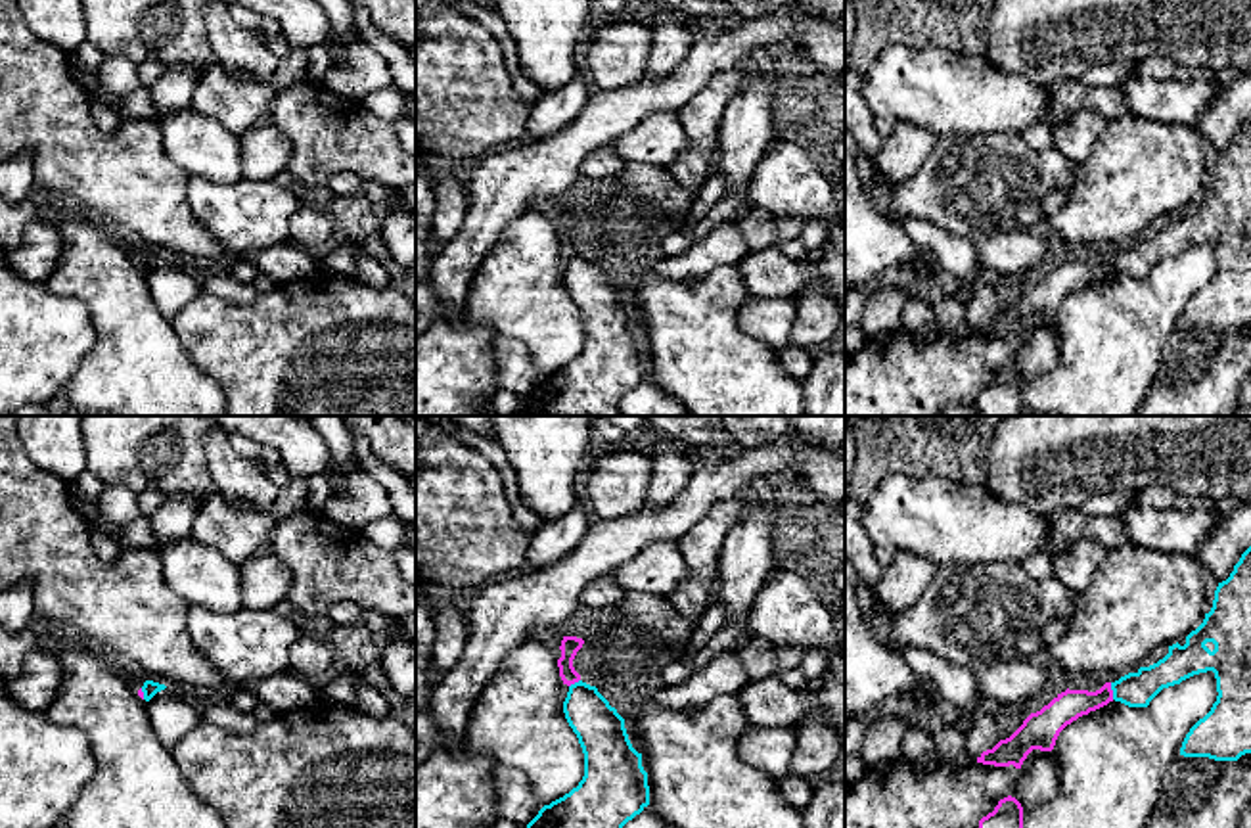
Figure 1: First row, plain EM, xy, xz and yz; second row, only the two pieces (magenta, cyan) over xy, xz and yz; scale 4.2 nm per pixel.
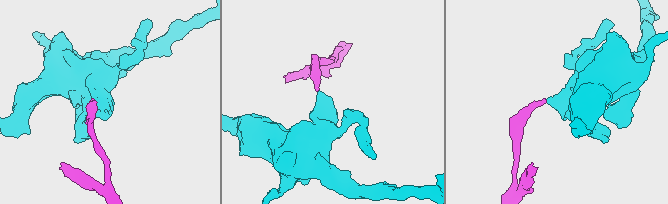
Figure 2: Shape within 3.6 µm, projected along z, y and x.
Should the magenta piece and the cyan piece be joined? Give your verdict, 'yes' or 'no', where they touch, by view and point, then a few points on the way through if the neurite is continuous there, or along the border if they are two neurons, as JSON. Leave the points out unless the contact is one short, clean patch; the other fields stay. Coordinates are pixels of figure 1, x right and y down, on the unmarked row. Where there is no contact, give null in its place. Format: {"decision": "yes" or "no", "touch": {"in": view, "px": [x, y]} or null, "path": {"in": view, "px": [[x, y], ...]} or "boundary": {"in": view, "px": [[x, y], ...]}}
{"decision": "no", "touch": {"in": "yz", "px": [1112, 261]}, "boundary": {"in": "yz", "px": [[1110, 253], [1114, 269]]}}

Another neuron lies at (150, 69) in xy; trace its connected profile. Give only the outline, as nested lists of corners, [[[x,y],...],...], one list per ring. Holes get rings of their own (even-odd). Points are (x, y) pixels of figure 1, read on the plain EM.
[[[153,58],[138,59],[140,84],[149,88],[151,84],[155,84],[161,79],[165,69],[167,69],[167,65]]]

